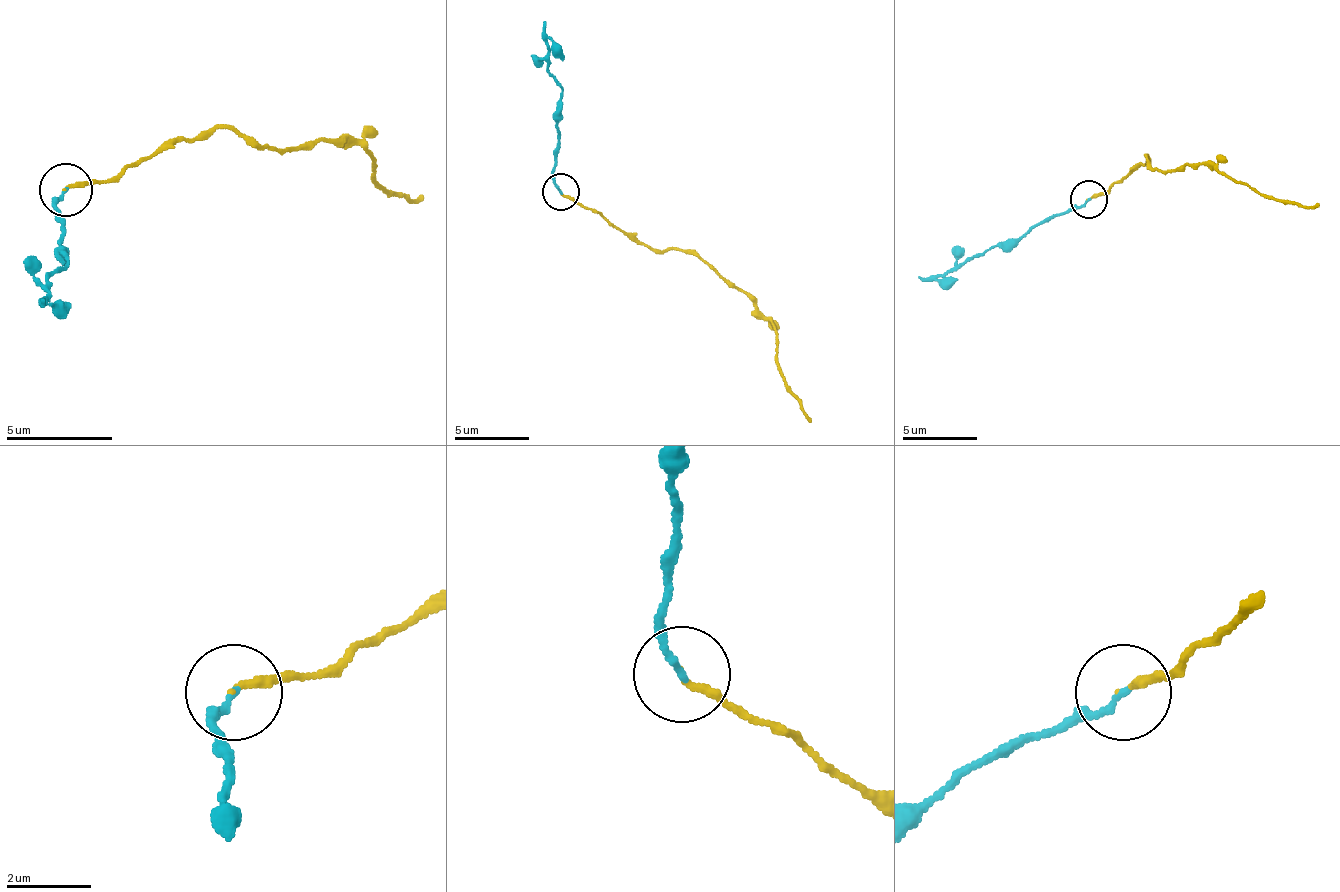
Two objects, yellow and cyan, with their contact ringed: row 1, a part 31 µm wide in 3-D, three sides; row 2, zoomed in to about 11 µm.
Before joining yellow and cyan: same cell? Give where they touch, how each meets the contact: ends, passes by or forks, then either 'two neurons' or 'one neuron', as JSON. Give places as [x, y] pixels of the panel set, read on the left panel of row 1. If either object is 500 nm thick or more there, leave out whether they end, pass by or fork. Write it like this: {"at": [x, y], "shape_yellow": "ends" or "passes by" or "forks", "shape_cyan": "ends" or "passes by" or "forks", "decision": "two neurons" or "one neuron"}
{"at": [65, 190], "shape_yellow": "ends", "shape_cyan": "ends", "decision": "two neurons"}

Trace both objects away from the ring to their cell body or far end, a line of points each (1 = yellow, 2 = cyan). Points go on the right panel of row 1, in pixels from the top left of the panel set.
1: (1090, 198), (1104, 194), (1131, 168), (1146, 161), (1164, 172), (1209, 164), (1220, 176), (1299, 206), (1318, 202)
2: (1090, 198), (936, 277), (918, 277)

